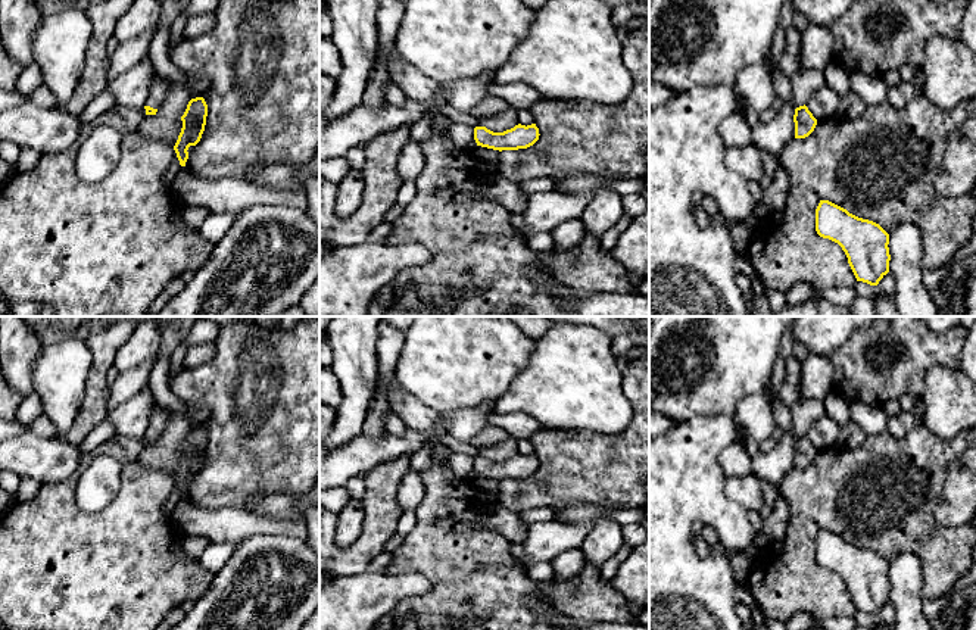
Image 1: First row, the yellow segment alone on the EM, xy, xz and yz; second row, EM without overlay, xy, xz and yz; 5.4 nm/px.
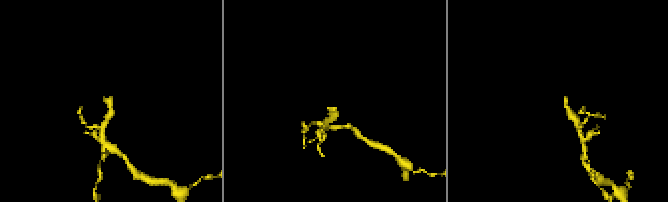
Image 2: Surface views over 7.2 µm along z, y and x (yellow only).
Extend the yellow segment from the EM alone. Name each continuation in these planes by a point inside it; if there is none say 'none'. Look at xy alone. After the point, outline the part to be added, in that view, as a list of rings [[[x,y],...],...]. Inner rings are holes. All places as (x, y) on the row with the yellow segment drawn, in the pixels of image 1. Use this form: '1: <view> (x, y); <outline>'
1: xy (159, 89); [[[156,74],[150,85],[150,93],[146,106],[159,109],[168,93],[169,93],[169,87],[166,78]]]

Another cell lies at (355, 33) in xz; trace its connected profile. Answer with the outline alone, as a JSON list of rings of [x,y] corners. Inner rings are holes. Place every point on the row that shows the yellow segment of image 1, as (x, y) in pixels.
[[[327,0],[333,21],[331,41],[337,47],[342,72],[328,106],[319,110],[334,119],[362,105],[364,91],[374,68],[378,26],[378,0]]]

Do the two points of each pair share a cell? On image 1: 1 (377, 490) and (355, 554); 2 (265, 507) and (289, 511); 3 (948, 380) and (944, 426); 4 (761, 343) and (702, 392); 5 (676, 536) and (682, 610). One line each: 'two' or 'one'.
1: one
2: one
3: one
4: one
5: one

